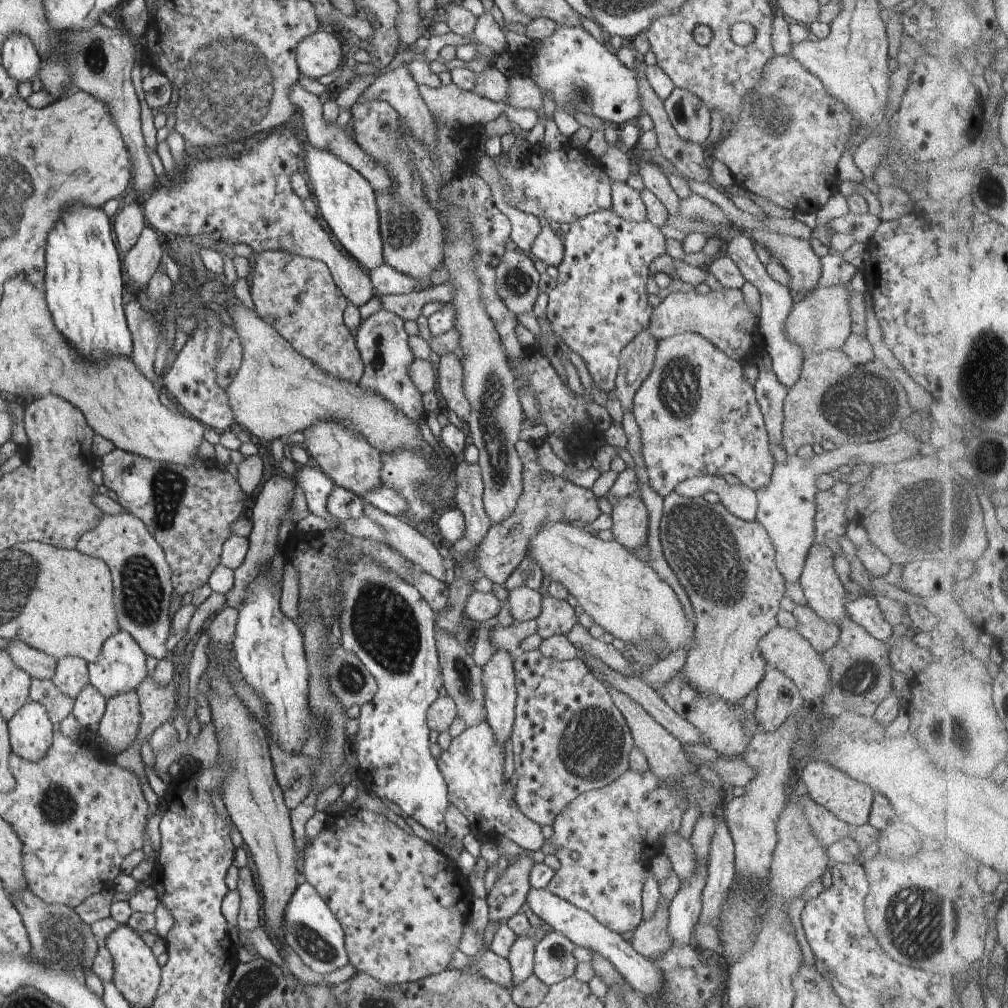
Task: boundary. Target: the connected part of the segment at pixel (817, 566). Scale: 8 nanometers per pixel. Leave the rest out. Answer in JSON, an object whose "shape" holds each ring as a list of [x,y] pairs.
{"shape":[[[815,542],[809,545],[798,582],[807,601],[807,606],[811,607],[811,610],[820,619],[829,624],[838,625],[841,618],[846,616],[843,605],[848,602],[847,594],[833,570],[833,554],[825,545]]]}

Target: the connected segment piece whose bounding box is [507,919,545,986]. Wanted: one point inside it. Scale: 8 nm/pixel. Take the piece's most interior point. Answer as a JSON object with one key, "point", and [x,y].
{"point":[520,957]}

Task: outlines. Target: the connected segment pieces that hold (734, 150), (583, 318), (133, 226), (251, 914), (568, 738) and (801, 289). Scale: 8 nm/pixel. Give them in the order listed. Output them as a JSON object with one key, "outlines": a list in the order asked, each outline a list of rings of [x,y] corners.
{"outlines":[[[[773,55],[764,65],[759,74],[759,80],[745,94],[743,94],[741,105],[738,106],[738,118],[734,122],[730,133],[726,138],[721,139],[713,145],[707,152],[707,158],[724,164],[731,173],[735,184],[745,191],[766,198],[779,208],[787,208],[794,213],[816,213],[821,208],[831,194],[837,192],[838,179],[836,178],[837,160],[841,156],[843,144],[847,142],[850,123],[853,122],[851,114],[845,109],[845,104],[833,95],[830,95],[824,88],[819,77],[805,70],[791,55]]],[[[610,209],[588,214],[572,222],[561,239],[563,252],[561,262],[556,266],[557,284],[561,286],[569,280],[581,282],[581,286],[587,286],[581,288],[581,294],[585,294],[583,298],[591,300],[547,300],[546,318],[557,338],[581,358],[593,384],[607,393],[614,390],[614,378],[617,376],[621,349],[650,323],[652,307],[647,303],[646,282],[651,275],[647,268],[653,258],[664,253],[665,239],[657,227],[646,220],[643,223],[621,220]]],[[[136,202],[123,204],[123,208],[115,214],[112,226],[117,248],[120,248],[123,253],[127,252],[145,226],[141,208]]],[[[247,865],[238,868],[238,879],[236,891],[240,896],[238,915],[235,926],[237,928],[250,931],[261,923],[261,906],[259,906],[259,895],[257,887],[253,882],[253,876]]],[[[540,650],[522,651],[513,656],[512,662],[514,672],[514,685],[516,690],[514,717],[510,730],[511,748],[513,754],[513,766],[515,771],[514,801],[519,807],[521,814],[524,814],[529,820],[536,822],[540,827],[547,824],[551,826],[554,818],[567,806],[572,800],[575,800],[585,791],[601,788],[615,780],[620,774],[628,769],[628,756],[634,747],[632,736],[624,718],[613,704],[607,686],[598,681],[591,670],[588,668],[587,662],[581,656],[577,656],[568,661],[558,661],[554,658],[547,658],[540,653]]],[[[742,231],[753,244],[759,245],[771,260],[784,266],[789,273],[788,288],[795,294],[807,294],[816,286],[820,275],[819,258],[806,240],[770,233],[769,231]]]]}

